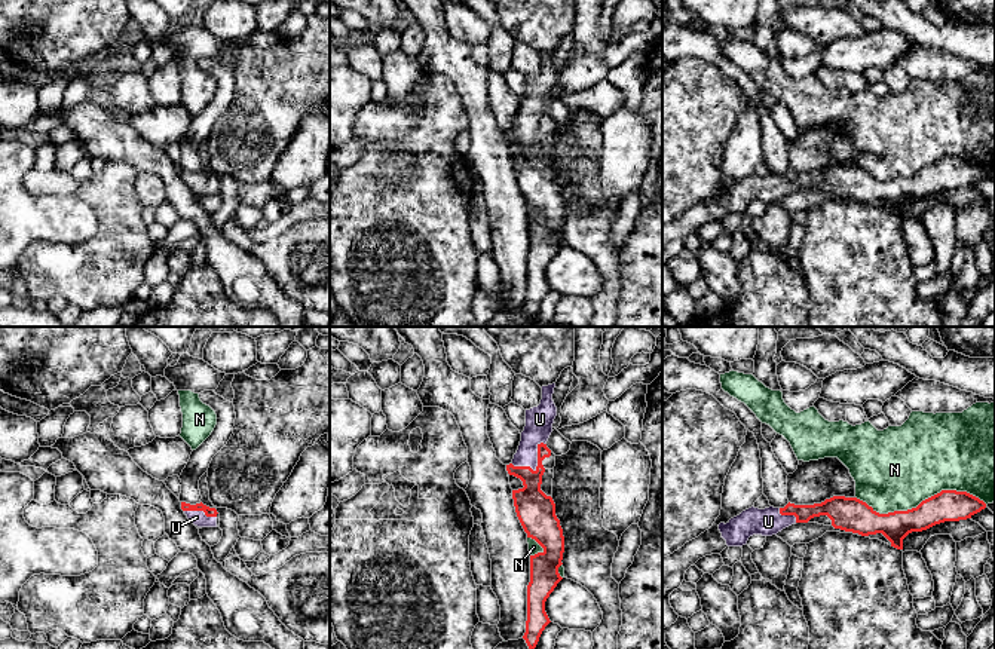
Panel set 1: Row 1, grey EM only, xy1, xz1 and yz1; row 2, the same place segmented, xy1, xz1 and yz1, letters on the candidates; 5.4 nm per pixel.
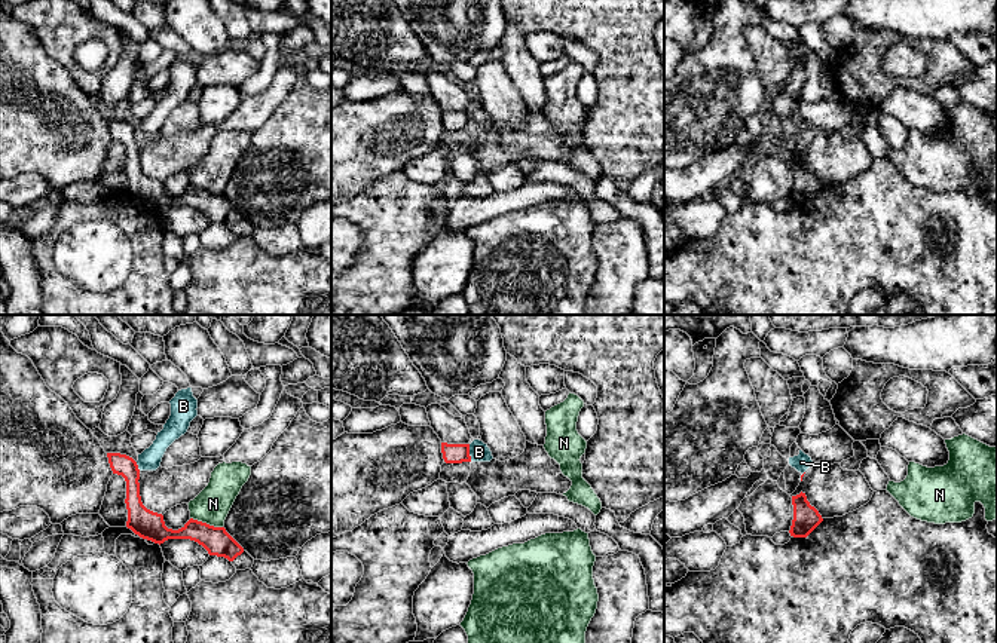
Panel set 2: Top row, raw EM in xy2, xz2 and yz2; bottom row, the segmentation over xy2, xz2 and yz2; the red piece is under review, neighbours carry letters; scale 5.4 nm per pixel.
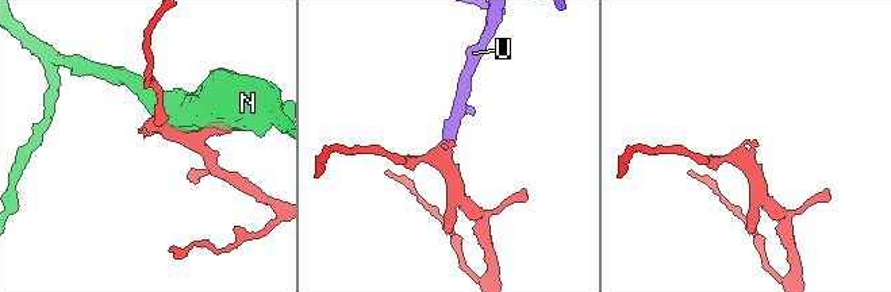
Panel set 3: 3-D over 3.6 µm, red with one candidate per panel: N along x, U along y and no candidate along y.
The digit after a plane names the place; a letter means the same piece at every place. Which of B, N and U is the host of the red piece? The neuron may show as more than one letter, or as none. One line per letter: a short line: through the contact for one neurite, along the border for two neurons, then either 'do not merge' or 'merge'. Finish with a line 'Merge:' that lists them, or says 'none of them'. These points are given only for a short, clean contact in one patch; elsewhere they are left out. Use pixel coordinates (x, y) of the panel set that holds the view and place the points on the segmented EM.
B: line xz2 (468, 444), (471, 461); do not merge
N: do not merge
U: line xz1 (536, 511), (532, 471), (538, 465), (536, 431), (539, 419); merge
Merge: U

